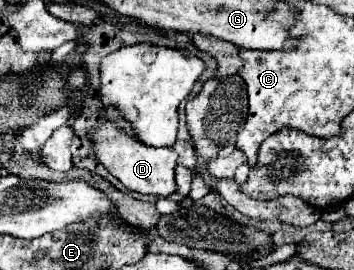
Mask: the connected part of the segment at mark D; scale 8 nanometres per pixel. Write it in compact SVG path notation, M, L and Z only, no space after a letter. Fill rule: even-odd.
M104 122L102 126L90 130L88 138L92 142L98 160L114 178L118 178L126 186L126 190L140 192L140 194L154 194L160 198L168 198L170 194L176 192L174 168L176 168L178 154L174 152L174 148L142 146L140 142L136 142L136 138L124 134L112 122Z

